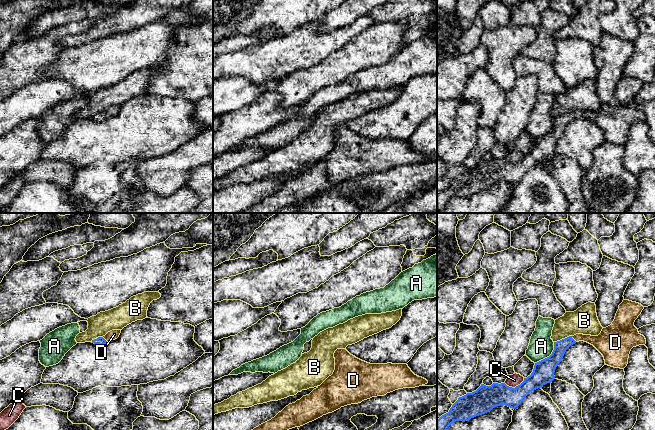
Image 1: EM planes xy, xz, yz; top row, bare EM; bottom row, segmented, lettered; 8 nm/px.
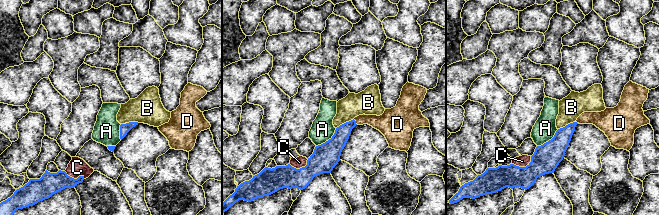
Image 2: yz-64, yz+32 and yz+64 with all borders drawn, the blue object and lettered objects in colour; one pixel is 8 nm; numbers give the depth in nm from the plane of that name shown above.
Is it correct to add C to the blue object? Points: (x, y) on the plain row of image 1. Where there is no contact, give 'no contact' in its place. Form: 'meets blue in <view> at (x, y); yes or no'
meets blue in yz at (515, 163); no

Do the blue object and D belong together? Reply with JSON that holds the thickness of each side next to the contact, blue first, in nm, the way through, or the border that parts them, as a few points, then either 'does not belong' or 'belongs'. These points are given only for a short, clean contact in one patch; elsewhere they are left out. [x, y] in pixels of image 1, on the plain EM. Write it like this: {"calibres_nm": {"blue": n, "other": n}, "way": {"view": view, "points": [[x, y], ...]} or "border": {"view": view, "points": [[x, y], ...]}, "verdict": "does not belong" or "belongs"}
{"calibres_nm": {"blue": 110, "other": 160}, "way": {"view": "yz", "points": [[560, 123], [573, 115], [588, 114], [604, 118]]}, "verdict": "belongs"}

